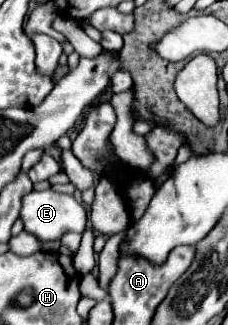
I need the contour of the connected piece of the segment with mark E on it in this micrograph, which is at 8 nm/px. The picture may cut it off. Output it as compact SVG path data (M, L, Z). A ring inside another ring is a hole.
M49 189L49 191L29 191L27 195L23 195L23 205L21 205L19 217L21 217L27 233L35 235L39 241L55 241L55 239L61 239L69 231L83 233L85 221L87 221L87 211L77 197L55 193Z

